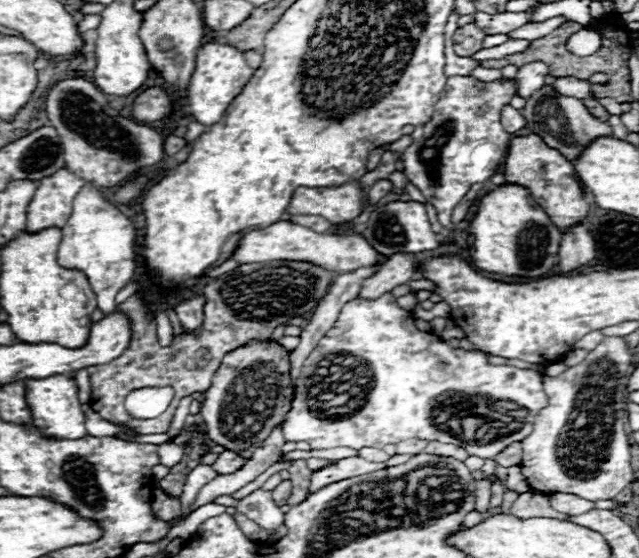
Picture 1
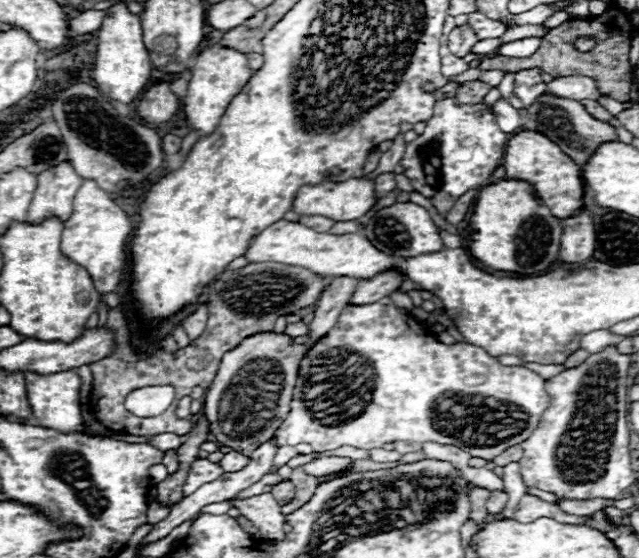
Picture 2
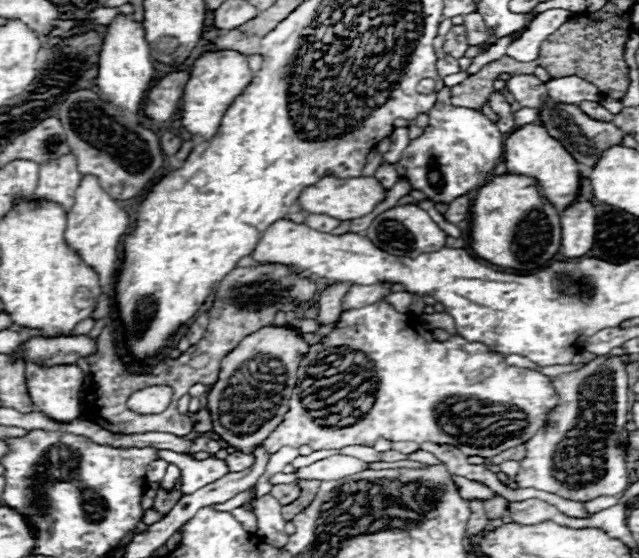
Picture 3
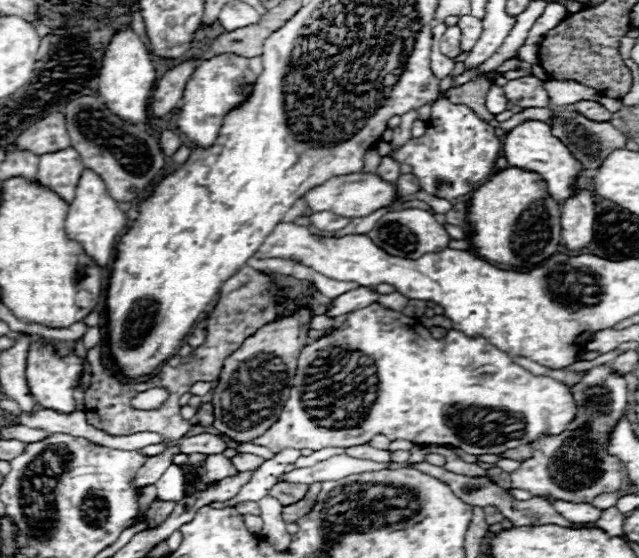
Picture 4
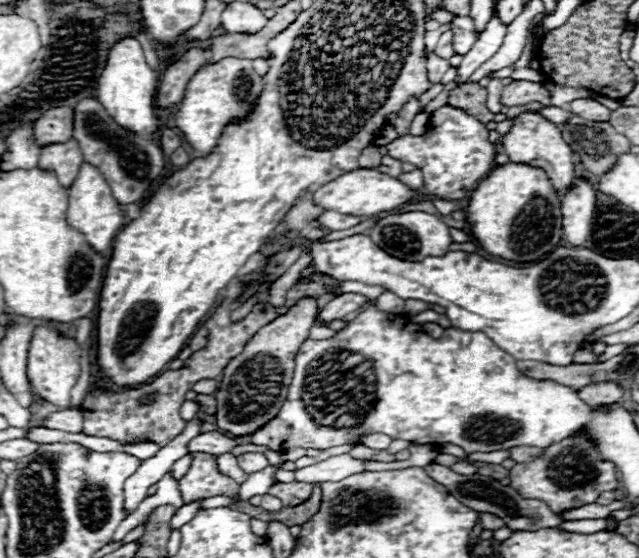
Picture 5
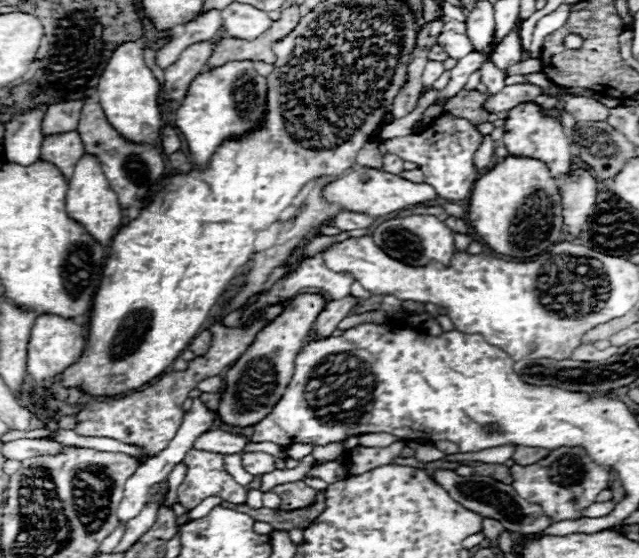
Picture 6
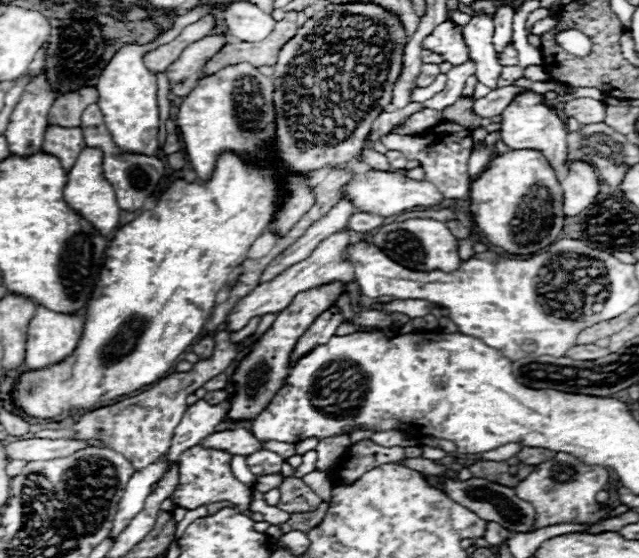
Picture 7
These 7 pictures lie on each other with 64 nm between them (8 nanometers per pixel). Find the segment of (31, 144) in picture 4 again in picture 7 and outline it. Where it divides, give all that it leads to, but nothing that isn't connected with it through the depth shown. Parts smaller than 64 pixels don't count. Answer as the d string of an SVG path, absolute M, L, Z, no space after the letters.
M82 86L74 92L66 92L66 96L60 96L54 102L54 108L50 110L50 120L48 124L58 124L58 126L80 126L80 116L82 112L90 106L96 104L98 92L96 86Z

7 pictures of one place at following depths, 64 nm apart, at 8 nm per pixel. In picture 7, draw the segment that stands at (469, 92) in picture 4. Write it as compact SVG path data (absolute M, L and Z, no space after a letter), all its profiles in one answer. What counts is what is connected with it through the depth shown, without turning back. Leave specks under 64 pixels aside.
M458 98L450 108L446 108L446 112L440 114L440 120L454 122L454 124L460 124L468 130L474 130L476 126L480 126L482 118L478 118L470 112L472 102L474 102L474 98Z

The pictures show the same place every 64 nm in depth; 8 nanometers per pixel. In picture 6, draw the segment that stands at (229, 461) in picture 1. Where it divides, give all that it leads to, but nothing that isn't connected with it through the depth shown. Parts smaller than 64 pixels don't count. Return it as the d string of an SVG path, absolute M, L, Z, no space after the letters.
M246 452L246 454L242 454L242 464L244 464L246 472L250 472L252 476L262 476L262 474L276 470L274 456L266 454L266 452Z

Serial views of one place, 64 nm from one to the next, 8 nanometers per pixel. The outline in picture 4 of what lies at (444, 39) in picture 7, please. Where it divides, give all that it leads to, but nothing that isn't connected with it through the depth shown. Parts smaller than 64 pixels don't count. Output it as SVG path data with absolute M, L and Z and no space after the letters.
M468 14L468 16L462 16L456 26L462 30L462 38L460 38L462 52L468 52L478 42L478 36L482 32L482 20Z

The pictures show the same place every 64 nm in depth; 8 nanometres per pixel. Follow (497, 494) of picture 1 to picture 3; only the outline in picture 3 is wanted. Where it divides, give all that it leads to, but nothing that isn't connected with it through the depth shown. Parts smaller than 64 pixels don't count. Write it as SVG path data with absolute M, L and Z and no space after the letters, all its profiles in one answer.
M496 496L494 500L488 500L488 502L484 502L484 510L486 510L486 516L488 516L488 520L502 518L502 516L504 516L504 510L506 510L506 500L504 500L502 496Z

